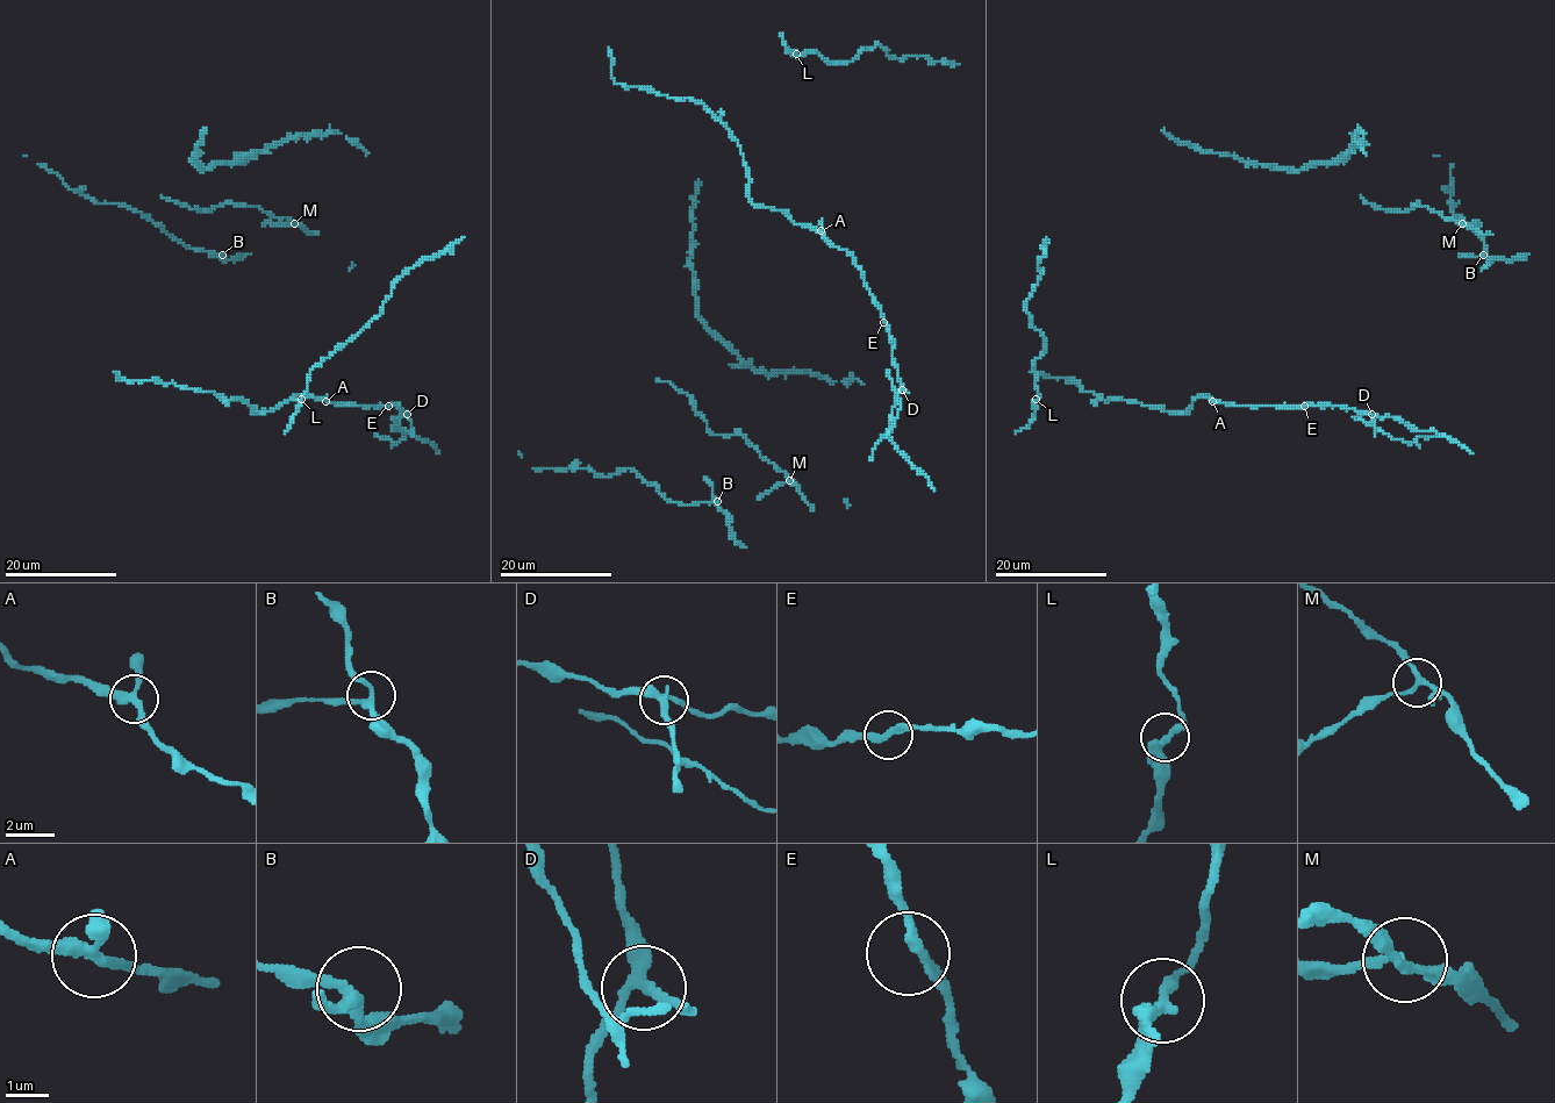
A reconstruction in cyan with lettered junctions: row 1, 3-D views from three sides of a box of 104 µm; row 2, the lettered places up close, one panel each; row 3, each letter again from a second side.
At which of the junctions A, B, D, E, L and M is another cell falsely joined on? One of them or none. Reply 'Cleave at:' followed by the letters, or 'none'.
Cleave at: D

